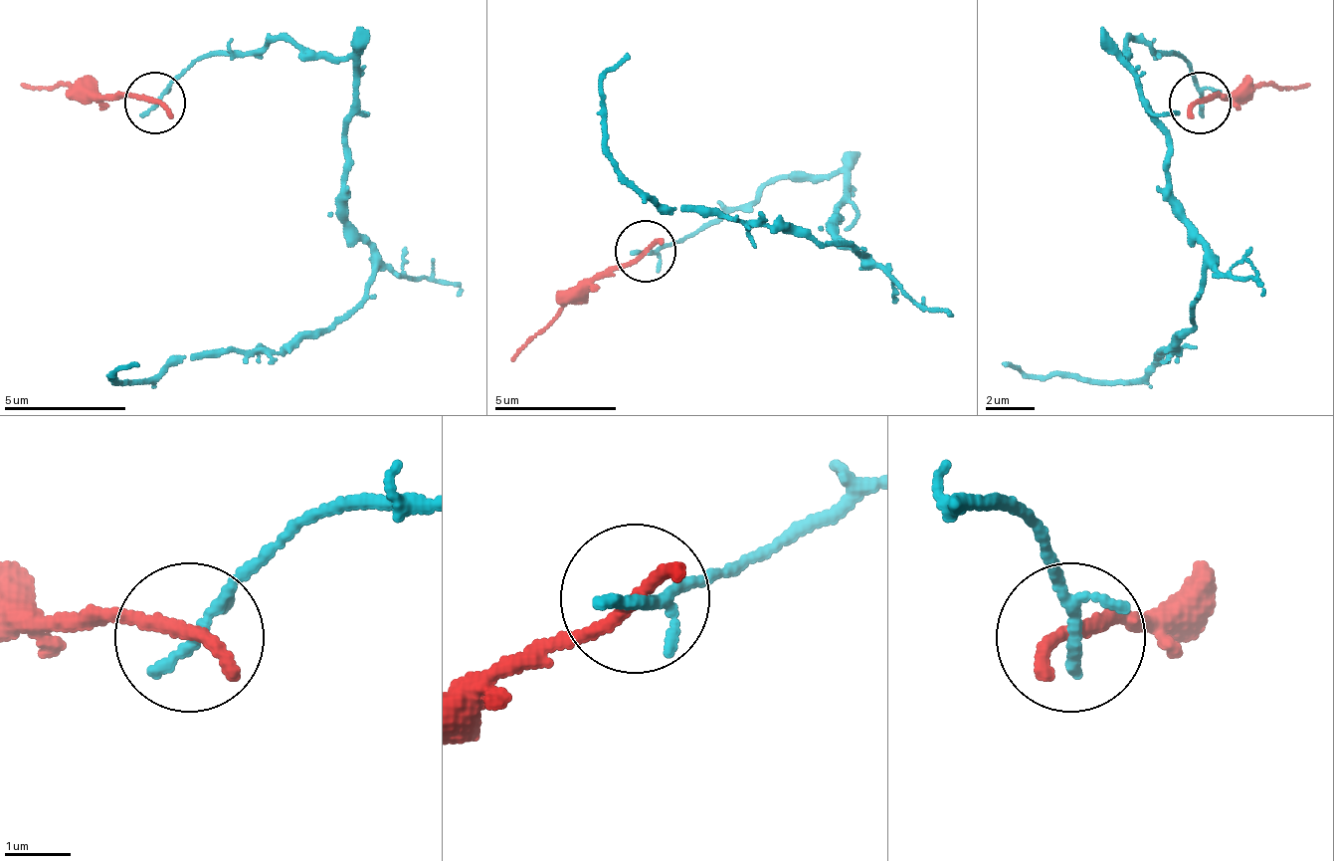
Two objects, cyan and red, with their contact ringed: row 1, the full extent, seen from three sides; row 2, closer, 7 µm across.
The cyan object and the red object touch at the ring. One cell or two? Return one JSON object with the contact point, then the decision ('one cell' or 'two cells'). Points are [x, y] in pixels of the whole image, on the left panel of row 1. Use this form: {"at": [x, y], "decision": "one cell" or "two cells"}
{"at": [155, 103], "decision": "two cells"}

